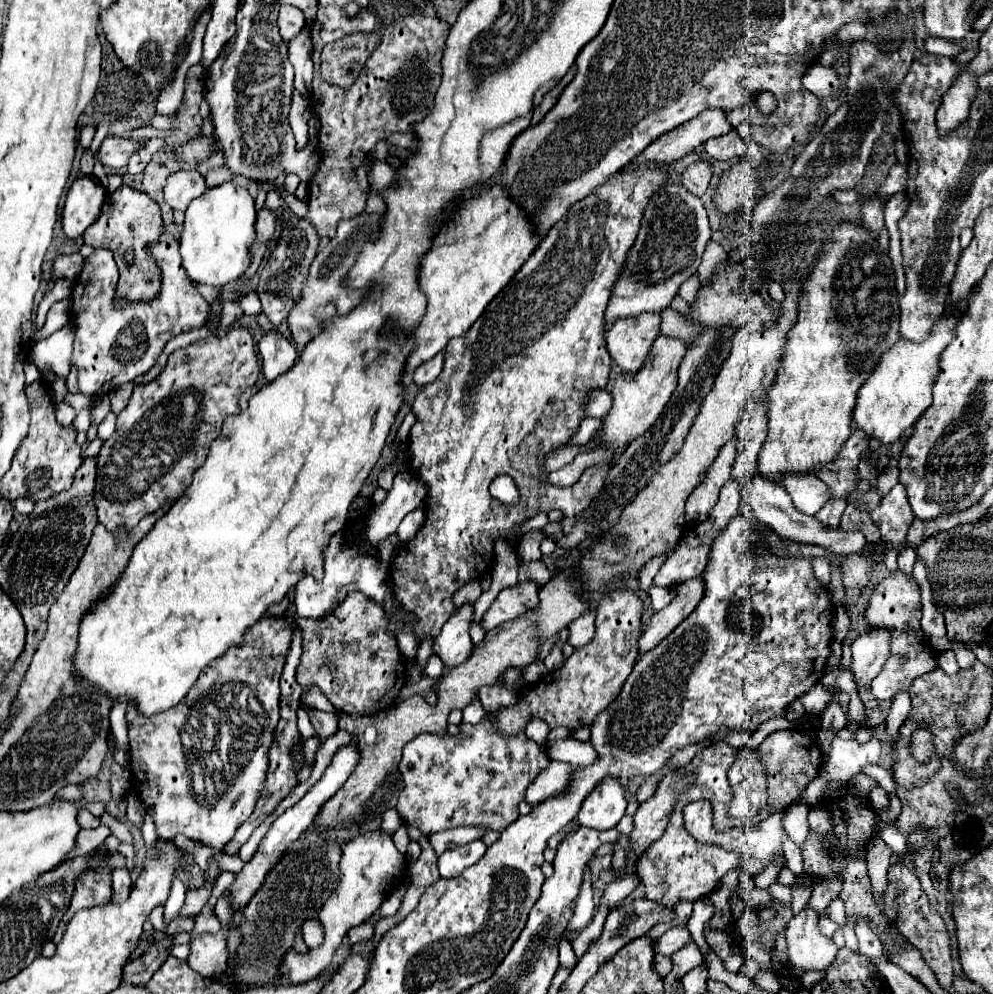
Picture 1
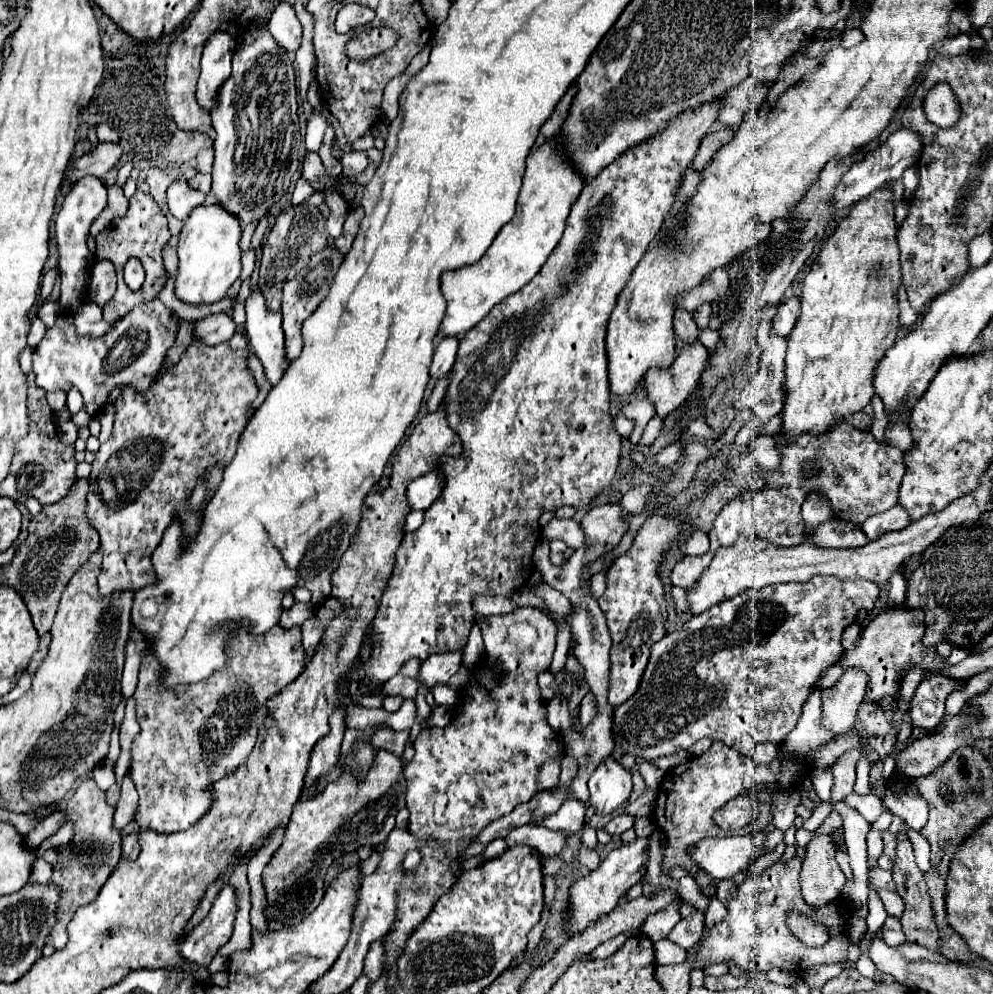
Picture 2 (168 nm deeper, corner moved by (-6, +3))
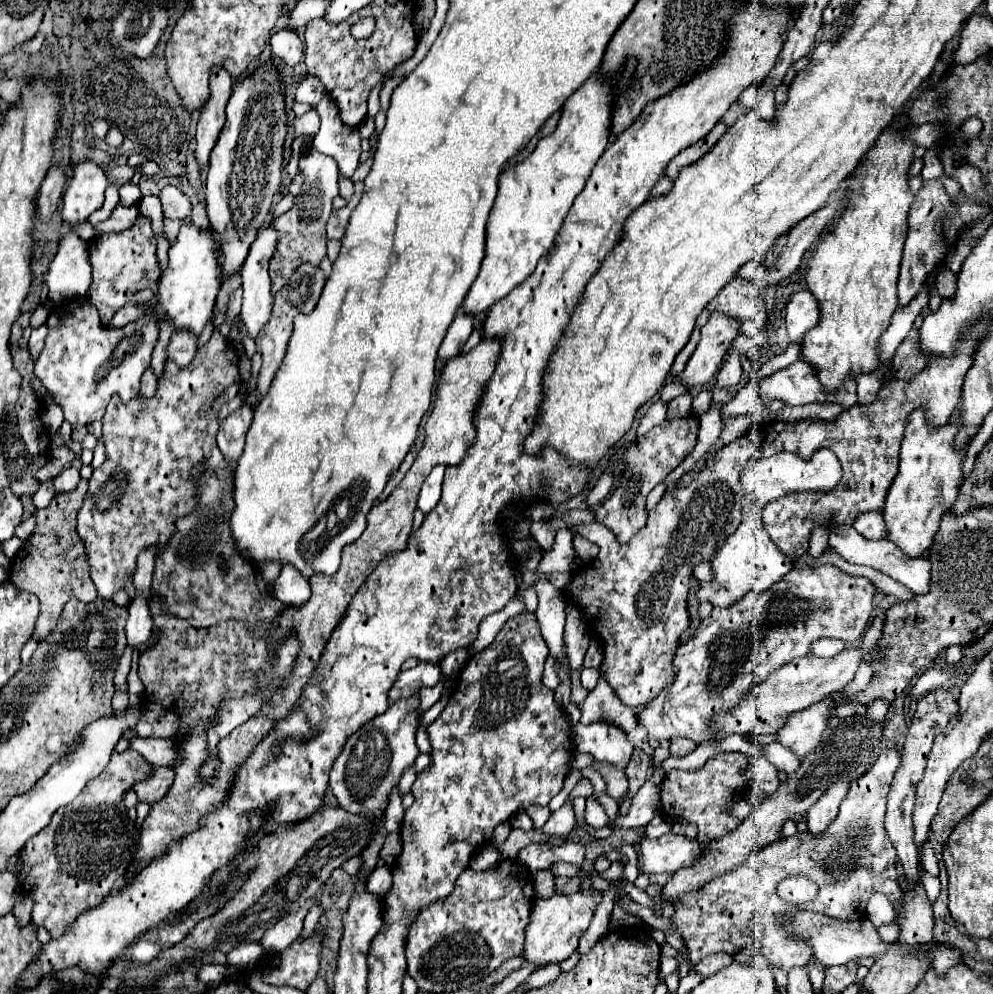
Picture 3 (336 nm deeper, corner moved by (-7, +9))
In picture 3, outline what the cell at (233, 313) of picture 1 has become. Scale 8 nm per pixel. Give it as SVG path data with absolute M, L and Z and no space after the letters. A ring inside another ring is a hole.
M187 330L173 332L169 348L167 348L167 356L175 360L181 368L185 368L195 354L197 354L197 336Z

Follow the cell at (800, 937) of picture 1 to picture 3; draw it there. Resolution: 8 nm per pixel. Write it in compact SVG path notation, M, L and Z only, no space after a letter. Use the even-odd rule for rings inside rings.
M837 782L825 790L825 794L807 810L809 834L821 836L829 828L831 820L835 820L835 816L839 812L841 800L845 798L847 792L849 792L849 782Z

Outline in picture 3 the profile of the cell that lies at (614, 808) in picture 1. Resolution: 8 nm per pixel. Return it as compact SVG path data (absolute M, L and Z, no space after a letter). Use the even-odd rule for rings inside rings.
M605 722L589 726L579 724L575 728L575 744L579 752L589 752L597 762L611 764L619 770L627 770L633 754L625 732Z

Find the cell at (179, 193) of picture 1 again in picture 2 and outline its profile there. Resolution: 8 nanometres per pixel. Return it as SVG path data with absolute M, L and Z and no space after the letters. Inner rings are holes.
M176 180L168 188L168 210L174 218L186 220L194 206L200 206L204 202L206 194L192 190L186 180Z

